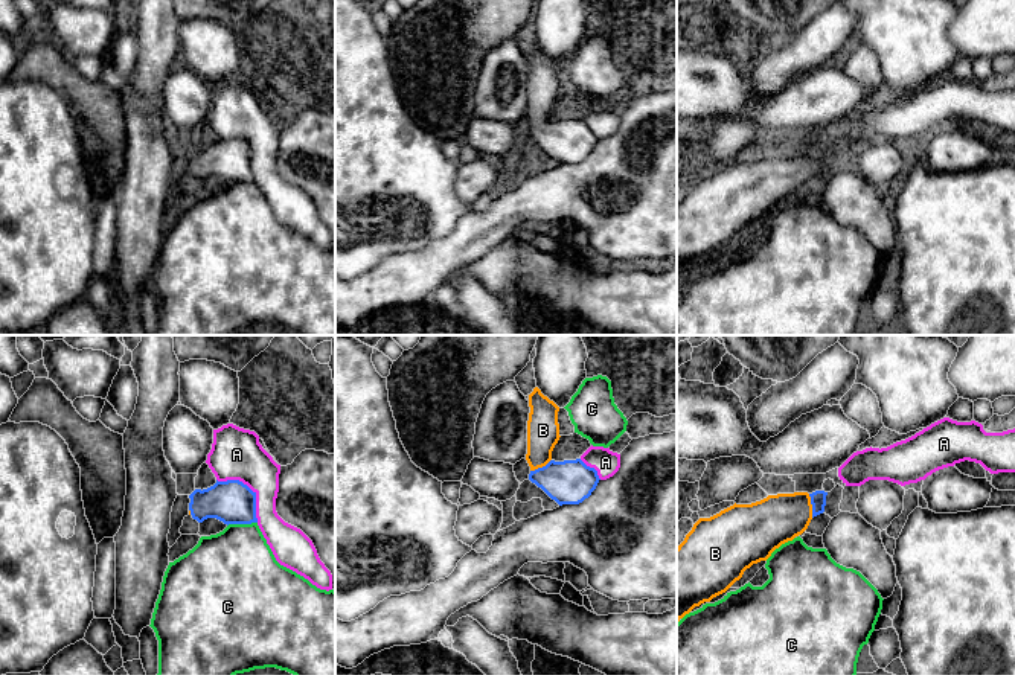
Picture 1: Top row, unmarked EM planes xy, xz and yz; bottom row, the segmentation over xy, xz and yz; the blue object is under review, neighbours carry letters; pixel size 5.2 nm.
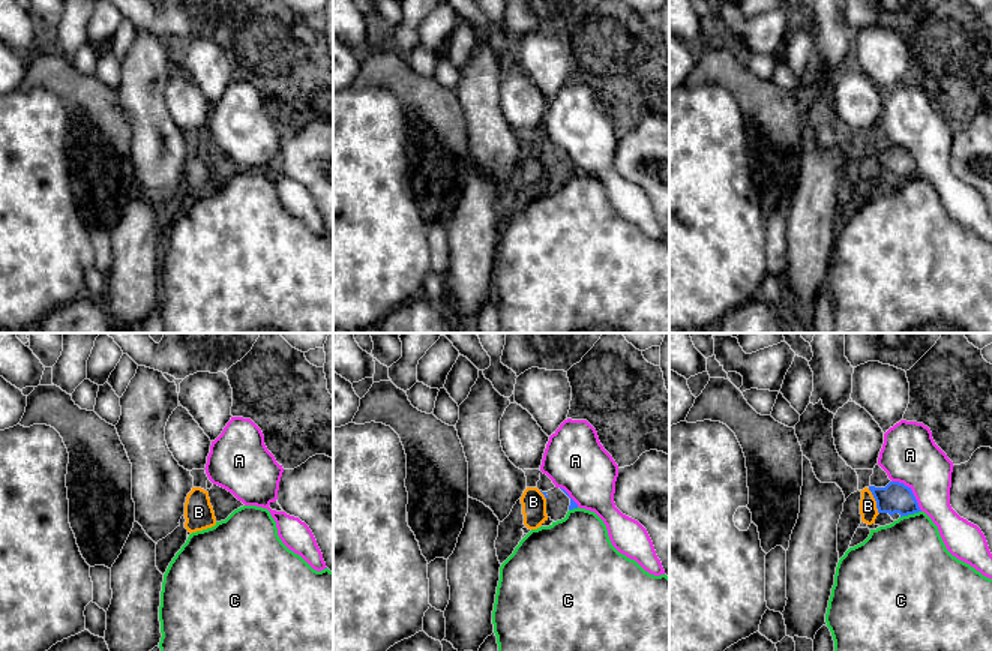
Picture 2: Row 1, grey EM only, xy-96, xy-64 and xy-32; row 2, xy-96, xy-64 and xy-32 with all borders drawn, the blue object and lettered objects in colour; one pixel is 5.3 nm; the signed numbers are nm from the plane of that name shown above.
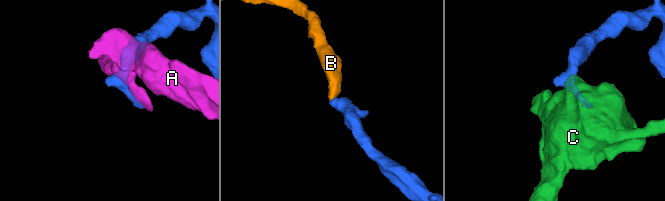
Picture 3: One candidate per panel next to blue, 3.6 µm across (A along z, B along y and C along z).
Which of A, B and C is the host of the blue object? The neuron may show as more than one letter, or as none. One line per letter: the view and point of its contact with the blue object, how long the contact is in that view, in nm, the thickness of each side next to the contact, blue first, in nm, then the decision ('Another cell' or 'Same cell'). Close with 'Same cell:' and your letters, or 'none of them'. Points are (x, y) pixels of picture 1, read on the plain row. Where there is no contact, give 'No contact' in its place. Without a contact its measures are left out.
A: Touches blue at xy (250, 148). Shared border 320 nm. Thickness 240 nm (blue) against 280 nm. Another cell
B: Touches blue at yz (813, 165). Shared border 130 nm. Thickness 80 nm (blue) against 260 nm. Same cell
C: Touches blue at xy (241, 182). Shared border 160 nm. Thickness 240 nm (blue) against 420 nm. Another cell
Same cell: B

